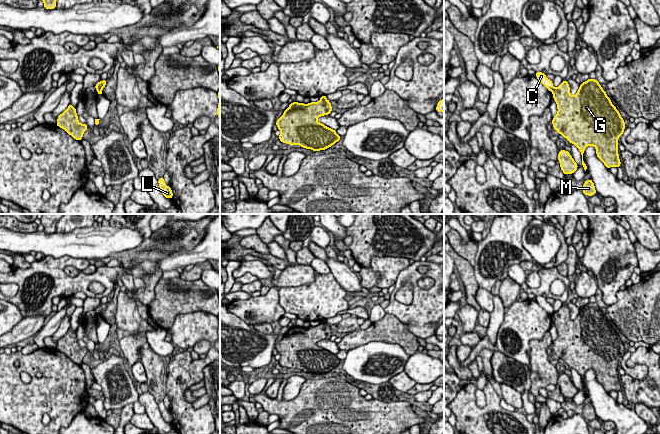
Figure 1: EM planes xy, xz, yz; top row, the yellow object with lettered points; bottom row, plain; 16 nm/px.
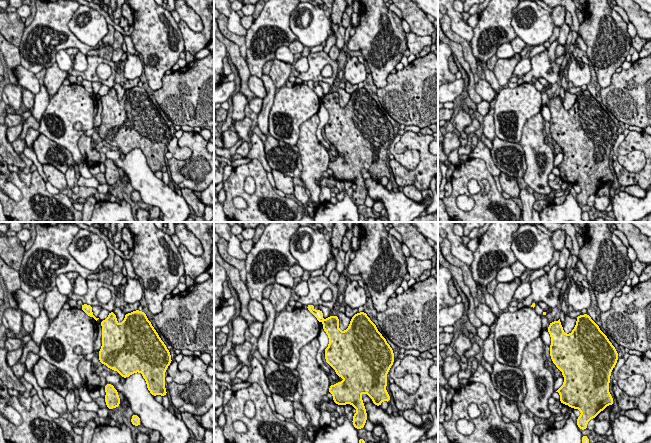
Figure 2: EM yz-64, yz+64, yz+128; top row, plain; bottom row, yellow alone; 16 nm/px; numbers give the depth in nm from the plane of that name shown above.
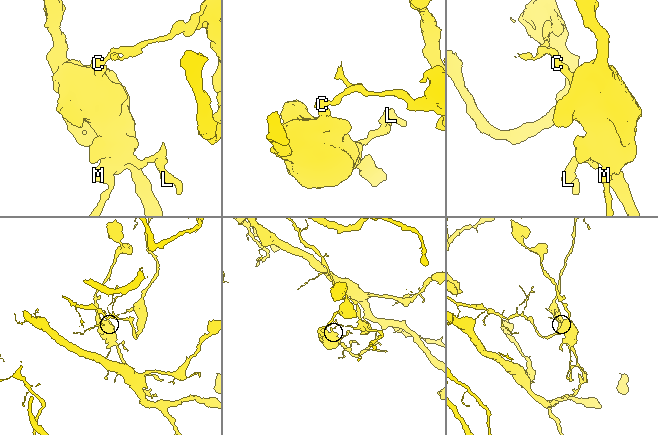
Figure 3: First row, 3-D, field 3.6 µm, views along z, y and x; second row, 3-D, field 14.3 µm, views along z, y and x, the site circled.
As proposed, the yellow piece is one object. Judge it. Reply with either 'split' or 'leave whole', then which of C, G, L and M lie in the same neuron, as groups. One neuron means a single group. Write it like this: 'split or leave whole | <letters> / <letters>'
split | C / G L M

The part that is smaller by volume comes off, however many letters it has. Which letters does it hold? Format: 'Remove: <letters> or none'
Remove: G, L, M

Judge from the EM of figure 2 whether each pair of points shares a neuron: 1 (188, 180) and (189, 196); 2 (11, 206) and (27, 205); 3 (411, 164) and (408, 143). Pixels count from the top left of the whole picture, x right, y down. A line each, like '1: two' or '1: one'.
1: two
2: one
3: two

